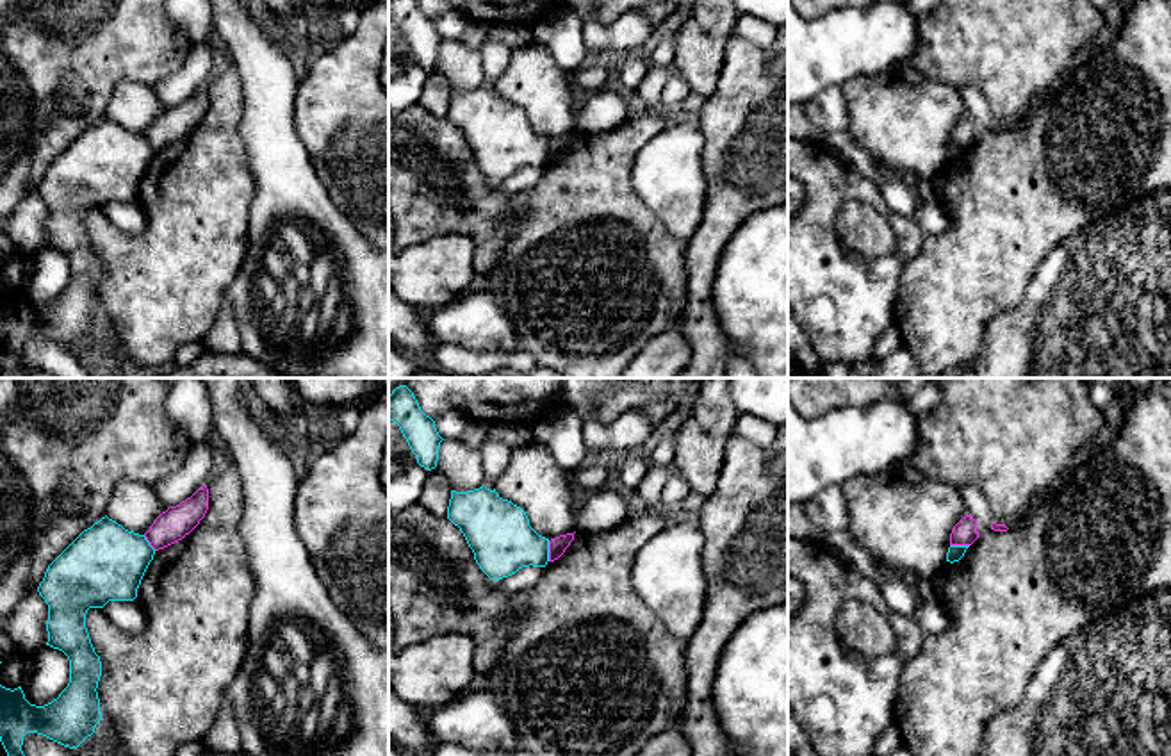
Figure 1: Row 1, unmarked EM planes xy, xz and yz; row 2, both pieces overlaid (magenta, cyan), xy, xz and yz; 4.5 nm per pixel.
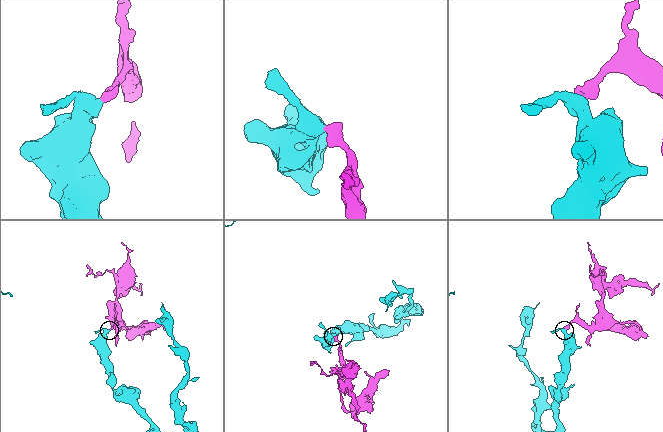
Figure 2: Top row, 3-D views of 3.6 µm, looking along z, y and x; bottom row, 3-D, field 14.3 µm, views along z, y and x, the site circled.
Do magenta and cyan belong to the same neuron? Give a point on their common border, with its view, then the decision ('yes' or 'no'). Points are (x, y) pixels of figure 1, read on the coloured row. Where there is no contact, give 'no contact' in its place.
contact xz (549, 551); no

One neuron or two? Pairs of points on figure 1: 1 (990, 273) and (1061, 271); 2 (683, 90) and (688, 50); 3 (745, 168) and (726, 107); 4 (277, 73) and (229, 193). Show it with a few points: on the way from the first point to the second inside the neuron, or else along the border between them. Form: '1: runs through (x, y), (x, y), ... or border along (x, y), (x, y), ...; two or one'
1: border along (1063, 241), (1045, 255), (1023, 296), (1011, 307); two
2: border along (676, 72), (692, 90); two
3: runs through (745, 154), (745, 127), (740, 122); one
4: border along (245, 111), (241, 122), (243, 157), (255, 195); two

